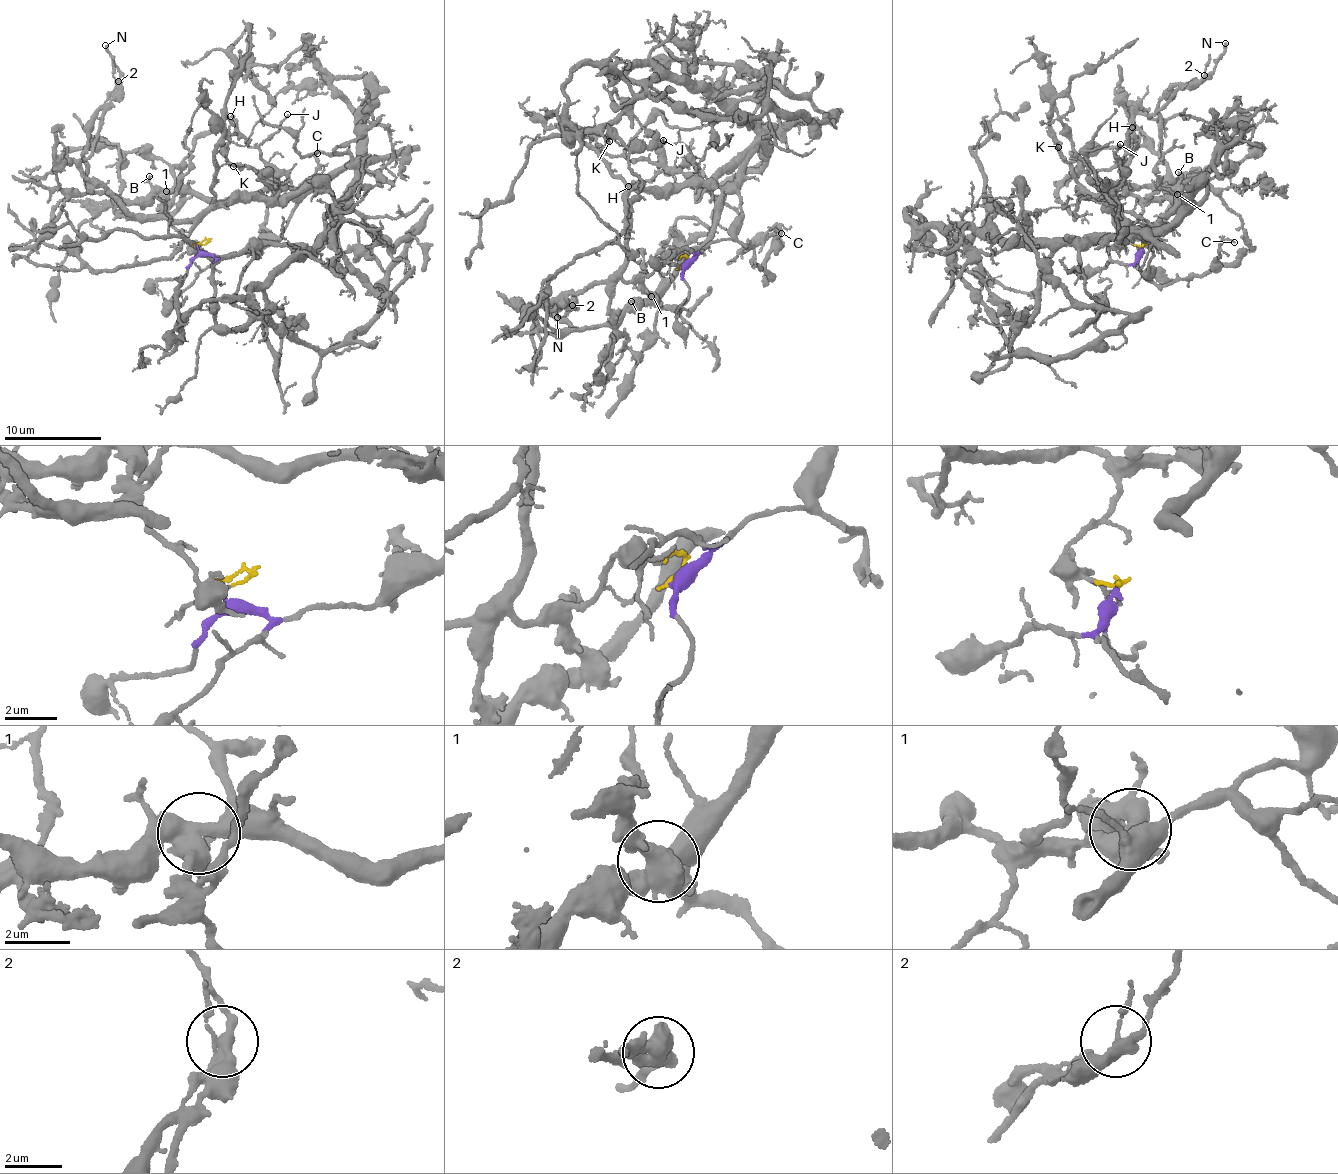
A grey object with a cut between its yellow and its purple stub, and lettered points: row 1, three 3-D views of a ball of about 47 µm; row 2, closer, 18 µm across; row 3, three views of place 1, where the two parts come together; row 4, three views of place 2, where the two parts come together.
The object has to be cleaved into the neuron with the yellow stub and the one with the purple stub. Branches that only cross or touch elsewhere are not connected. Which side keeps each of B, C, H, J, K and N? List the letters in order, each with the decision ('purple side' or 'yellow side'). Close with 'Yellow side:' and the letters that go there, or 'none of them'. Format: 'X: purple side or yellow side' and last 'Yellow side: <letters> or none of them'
B: purple side
C: purple side
H: yellow side
J: yellow side
K: yellow side
N: yellow side
Yellow side: H, J, K, N

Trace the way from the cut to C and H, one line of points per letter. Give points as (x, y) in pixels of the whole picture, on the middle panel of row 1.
C: (681, 268), (712, 242), (740, 240), (754, 250), (761, 269), (767, 265), (780, 229), (775, 228), (782, 233)
H: (680, 268), (660, 257), (621, 276), (624, 207), (693, 179), (694, 163), (629, 186)

